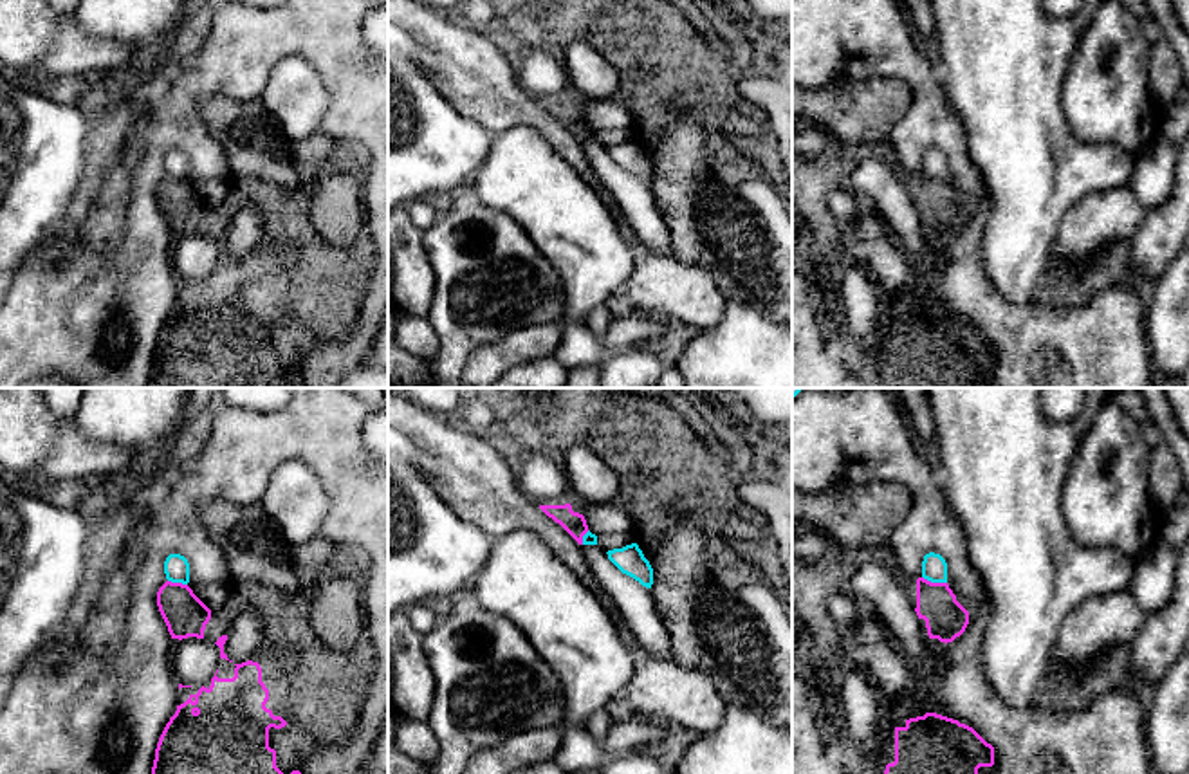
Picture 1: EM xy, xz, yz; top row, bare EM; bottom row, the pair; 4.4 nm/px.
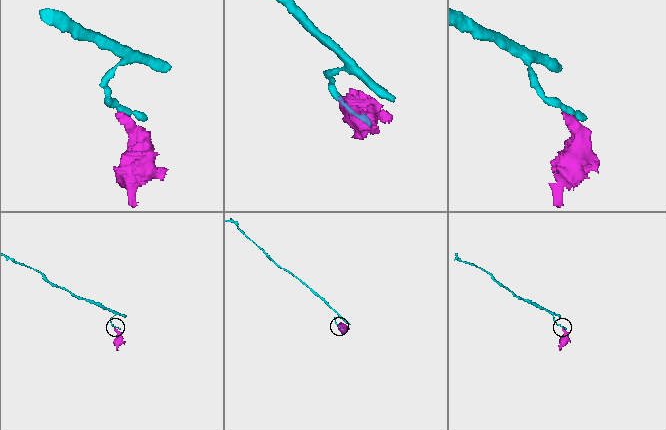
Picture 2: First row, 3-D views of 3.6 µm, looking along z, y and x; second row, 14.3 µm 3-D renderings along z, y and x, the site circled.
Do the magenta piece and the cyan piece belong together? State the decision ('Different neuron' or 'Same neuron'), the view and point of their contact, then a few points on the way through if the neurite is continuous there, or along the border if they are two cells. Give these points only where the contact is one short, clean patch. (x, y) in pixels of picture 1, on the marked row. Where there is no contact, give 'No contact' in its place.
Different neuron. Touches magenta at yz (935, 583). Boundary: yz (922, 576), (946, 583)

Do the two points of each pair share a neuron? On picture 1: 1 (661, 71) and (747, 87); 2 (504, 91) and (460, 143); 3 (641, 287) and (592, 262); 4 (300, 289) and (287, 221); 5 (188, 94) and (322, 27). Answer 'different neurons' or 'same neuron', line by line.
1: different neurons
2: different neurons
3: different neurons
4: same neuron
5: same neuron

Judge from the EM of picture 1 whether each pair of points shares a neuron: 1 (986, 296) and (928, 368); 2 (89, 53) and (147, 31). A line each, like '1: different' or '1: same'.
1: different
2: different

